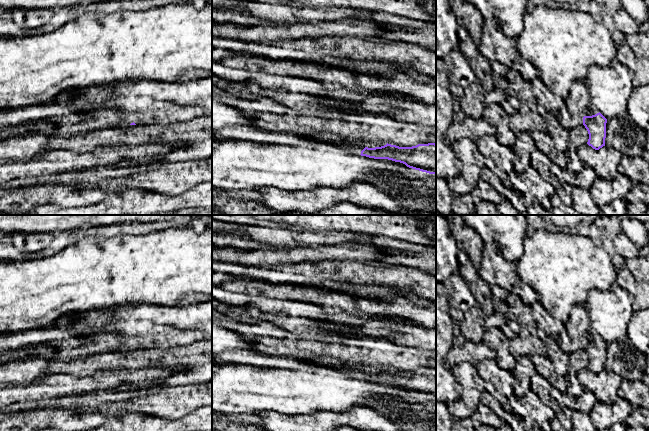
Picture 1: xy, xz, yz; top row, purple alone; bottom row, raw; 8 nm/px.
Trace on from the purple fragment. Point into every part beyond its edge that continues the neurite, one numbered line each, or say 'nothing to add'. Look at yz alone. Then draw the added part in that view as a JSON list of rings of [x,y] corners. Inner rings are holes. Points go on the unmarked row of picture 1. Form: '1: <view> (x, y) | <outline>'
1: yz (593, 334) | [[[590,329],[588,334],[589,334],[589,337],[586,340],[592,340],[599,337],[598,333],[593,329]]]

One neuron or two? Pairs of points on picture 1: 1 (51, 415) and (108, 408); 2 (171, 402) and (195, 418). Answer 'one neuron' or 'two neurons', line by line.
1: two neurons
2: two neurons

